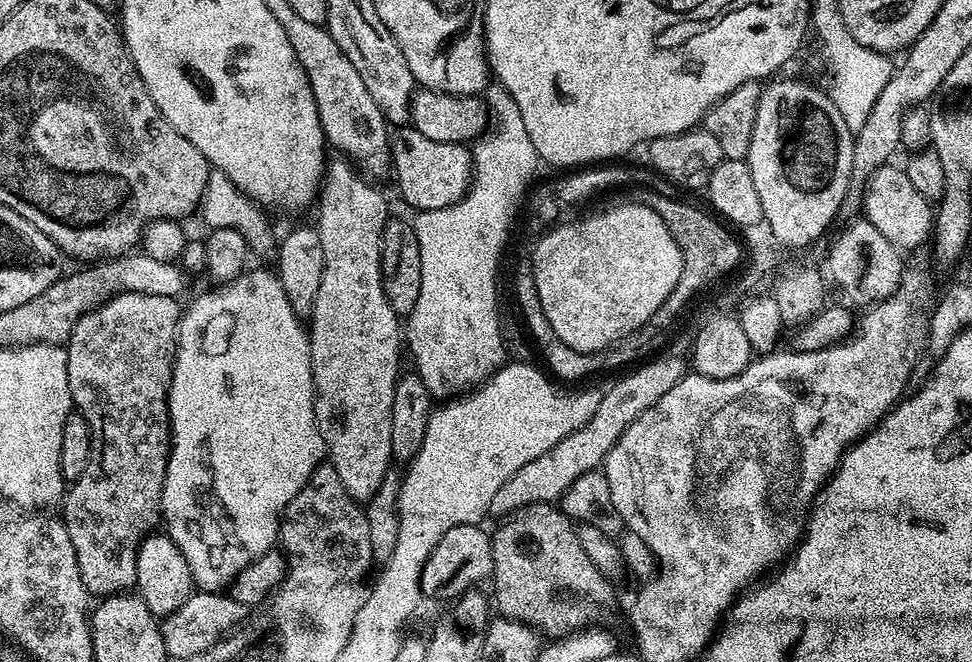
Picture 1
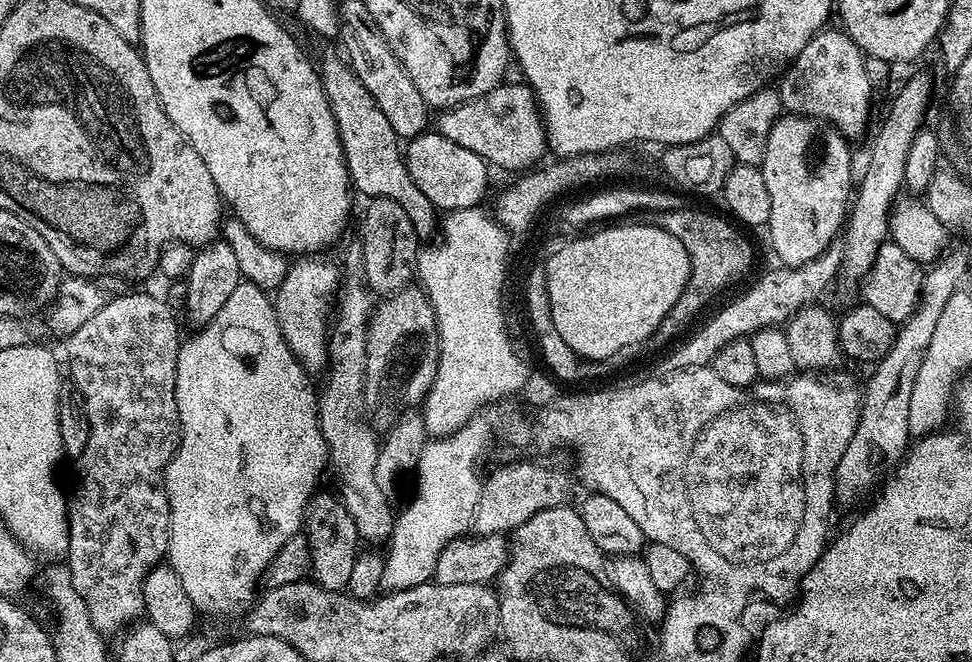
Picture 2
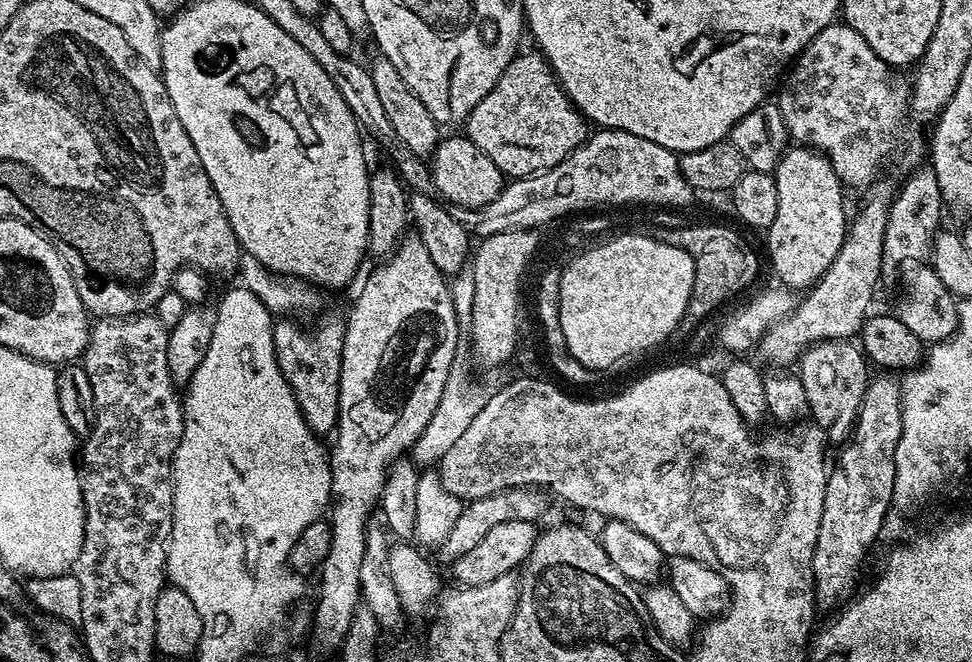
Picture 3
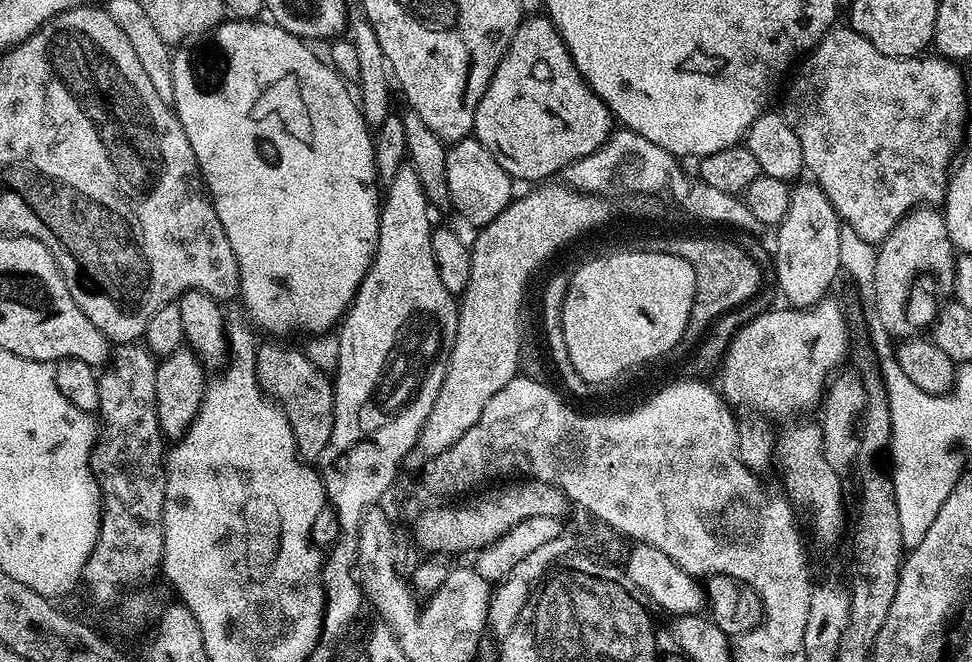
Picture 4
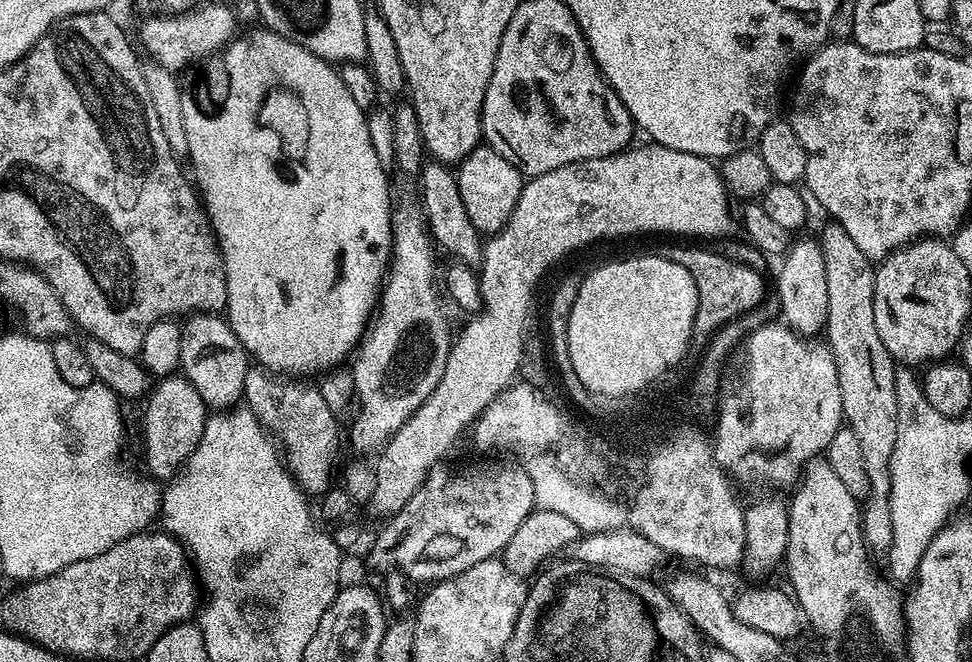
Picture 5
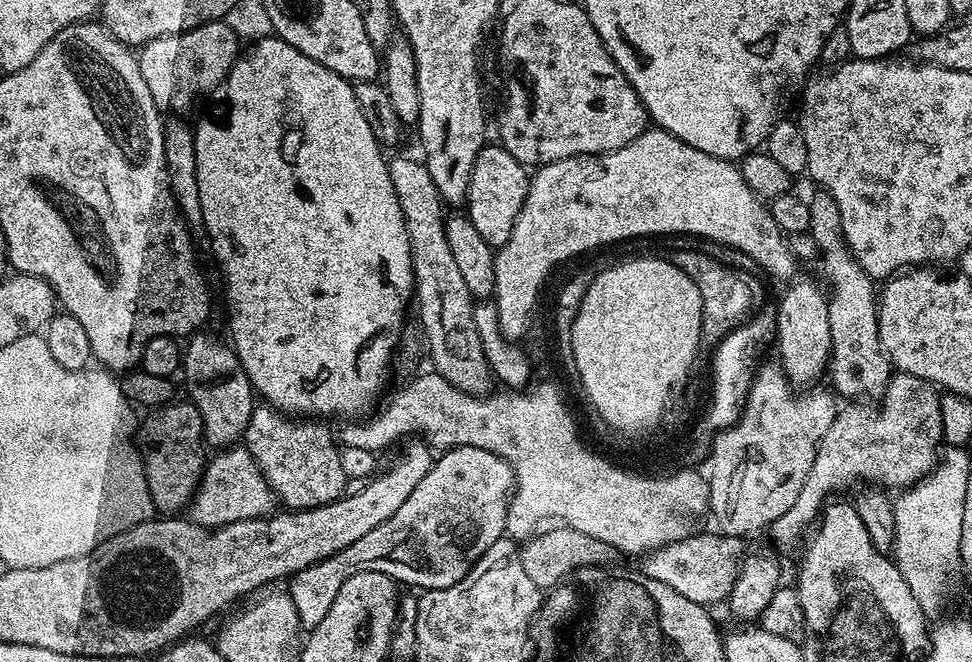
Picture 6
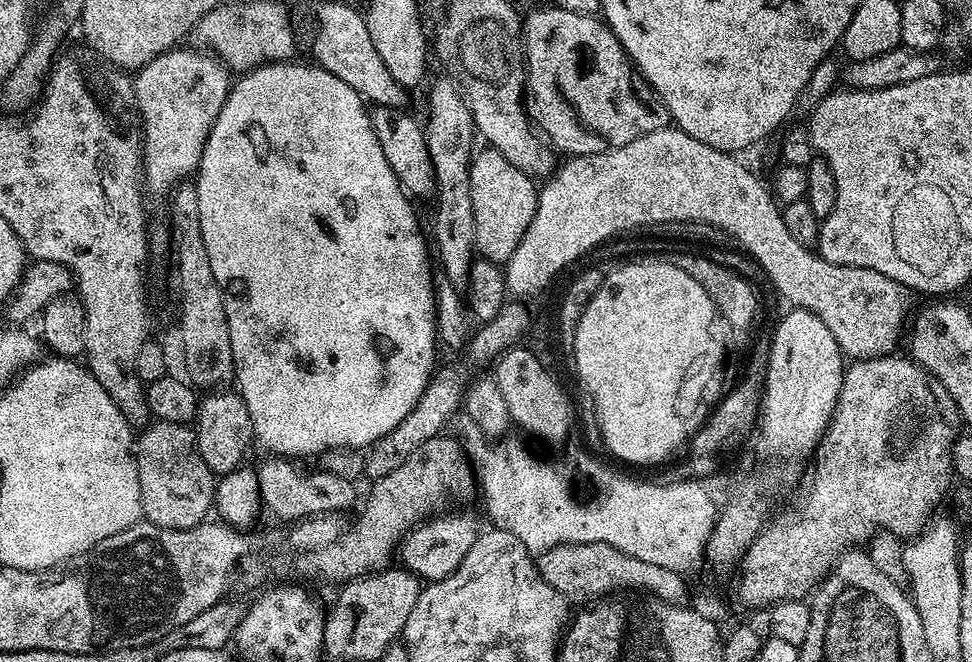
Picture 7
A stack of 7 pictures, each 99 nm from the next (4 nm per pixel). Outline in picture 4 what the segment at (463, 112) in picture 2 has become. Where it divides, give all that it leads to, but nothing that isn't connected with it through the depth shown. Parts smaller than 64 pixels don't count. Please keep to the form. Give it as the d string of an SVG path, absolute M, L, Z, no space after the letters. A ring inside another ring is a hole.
M529 15L521 20L474 114L475 139L480 140L482 146L494 154L494 158L498 158L502 170L509 172L516 182L544 182L555 177L552 176L555 172L556 175L563 173L576 160L598 150L614 131L612 111L602 102L602 98L598 98L598 94L594 94L592 87L582 78L578 66L574 66L574 58L555 24L547 15L539 15Z

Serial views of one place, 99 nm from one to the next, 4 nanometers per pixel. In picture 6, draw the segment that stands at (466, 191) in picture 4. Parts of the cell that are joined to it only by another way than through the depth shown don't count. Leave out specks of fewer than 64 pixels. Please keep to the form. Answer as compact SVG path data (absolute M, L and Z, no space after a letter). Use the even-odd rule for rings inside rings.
M489 143L478 154L470 174L466 214L470 222L474 222L474 230L486 238L493 250L499 250L510 238L510 230L514 230L514 222L518 222L522 202L526 202L529 179L529 169L519 164L515 156L511 156L499 143Z

